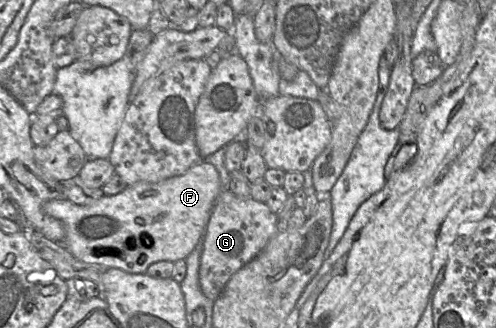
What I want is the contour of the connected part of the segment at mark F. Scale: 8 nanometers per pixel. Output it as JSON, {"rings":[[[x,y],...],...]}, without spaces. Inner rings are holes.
{"rings":[[[201,161],[181,175],[156,183],[139,181],[116,195],[104,195],[91,205],[77,205],[66,198],[51,199],[43,204],[43,211],[64,224],[66,235],[62,244],[76,259],[102,269],[116,268],[131,274],[144,274],[155,262],[185,260],[204,237],[212,209],[223,189],[216,168]]]}

